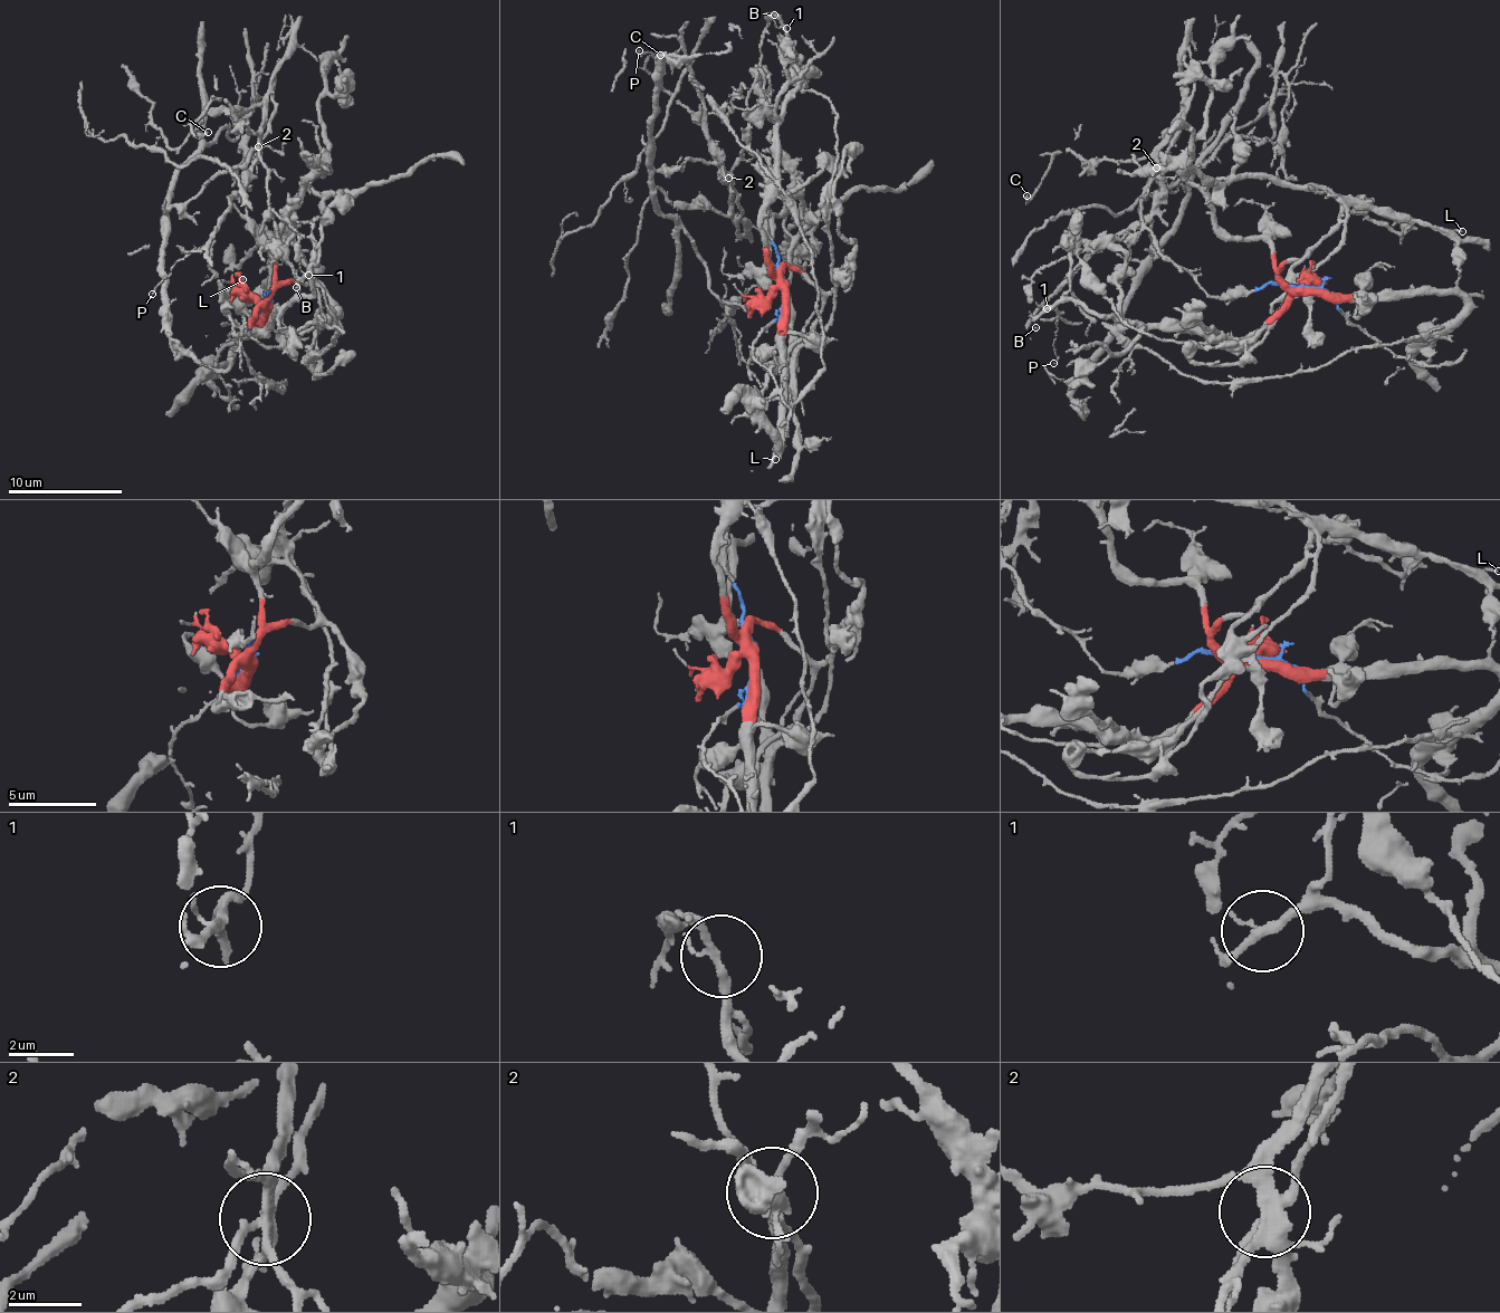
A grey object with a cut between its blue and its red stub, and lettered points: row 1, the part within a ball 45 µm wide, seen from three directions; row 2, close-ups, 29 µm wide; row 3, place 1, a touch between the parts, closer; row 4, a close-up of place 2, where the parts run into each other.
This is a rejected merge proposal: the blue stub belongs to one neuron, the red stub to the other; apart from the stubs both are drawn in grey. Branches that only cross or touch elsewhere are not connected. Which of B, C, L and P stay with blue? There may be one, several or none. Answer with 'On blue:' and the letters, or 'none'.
On blue: C, P

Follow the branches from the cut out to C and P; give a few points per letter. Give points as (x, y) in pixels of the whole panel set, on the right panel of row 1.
C: (1302, 285), (1210, 297), (1140, 217), (1150, 157), (1087, 162), (1060, 150), (1028, 202), (1026, 194)
P: (1302, 285), (1210, 297), (1140, 217), (1154, 180), (1161, 201), (1050, 299), (1054, 363)

